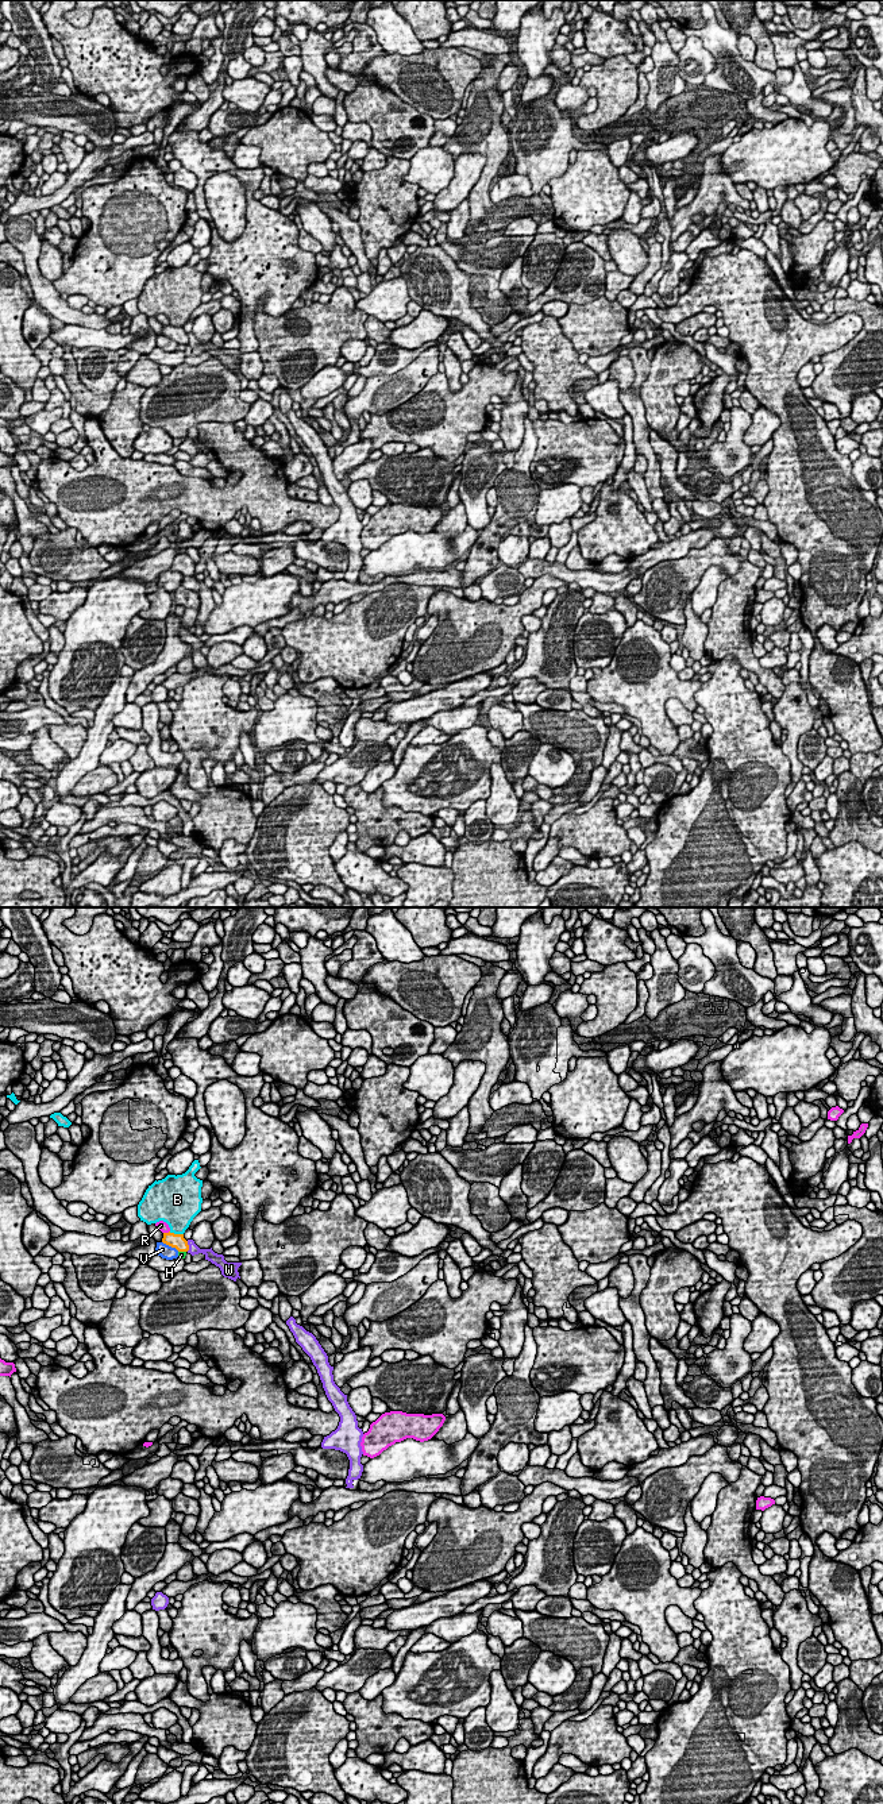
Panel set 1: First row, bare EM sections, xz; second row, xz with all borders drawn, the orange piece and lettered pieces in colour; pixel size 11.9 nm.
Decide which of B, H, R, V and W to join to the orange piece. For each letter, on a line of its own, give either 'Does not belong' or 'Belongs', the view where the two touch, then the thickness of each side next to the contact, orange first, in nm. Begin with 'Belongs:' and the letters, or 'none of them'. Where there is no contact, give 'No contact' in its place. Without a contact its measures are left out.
Belongs: none of them
B: Does not belong. Touches orange in xz. Thickness 170 nm (orange) against 340 nm
H: Does not belong. Touches orange in xz. Thickness 170 nm (orange) against 70 nm
R: Does not belong. Touches orange in xz. Thickness 170 nm (orange) against 120 nm
V: Does not belong. Touches orange in xz. Thickness 170 nm (orange) against 160 nm
W: Does not belong. Touches orange in xz. Thickness 170 nm (orange) against 130 nm

